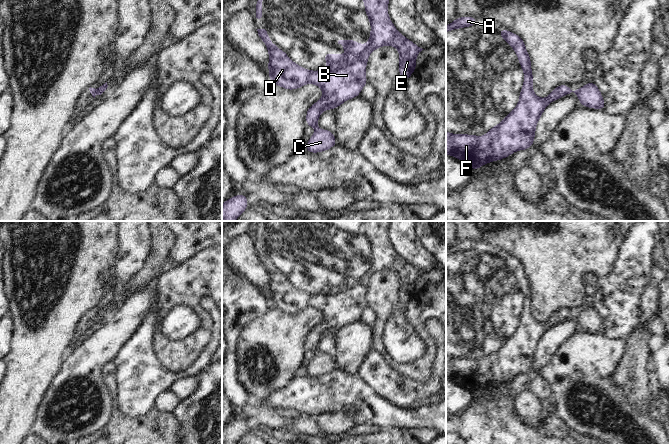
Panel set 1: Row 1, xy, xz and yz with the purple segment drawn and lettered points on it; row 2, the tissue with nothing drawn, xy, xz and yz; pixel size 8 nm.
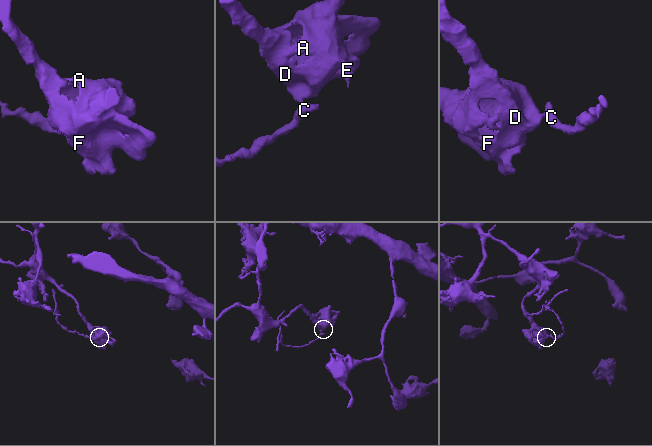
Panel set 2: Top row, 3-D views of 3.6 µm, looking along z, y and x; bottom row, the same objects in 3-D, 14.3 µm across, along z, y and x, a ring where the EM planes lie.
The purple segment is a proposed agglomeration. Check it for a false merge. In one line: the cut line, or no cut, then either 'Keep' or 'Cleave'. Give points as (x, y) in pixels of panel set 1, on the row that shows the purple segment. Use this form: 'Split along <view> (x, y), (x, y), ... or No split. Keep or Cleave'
Split along yz (580, 89), (577, 93). Cleave

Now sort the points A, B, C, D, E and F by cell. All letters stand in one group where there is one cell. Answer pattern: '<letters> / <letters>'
A B D E F / C

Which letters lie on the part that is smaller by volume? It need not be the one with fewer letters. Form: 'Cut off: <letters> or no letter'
Cut off: C

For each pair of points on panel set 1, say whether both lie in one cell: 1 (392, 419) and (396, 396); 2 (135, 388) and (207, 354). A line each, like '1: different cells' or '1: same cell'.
1: different cells
2: same cell

